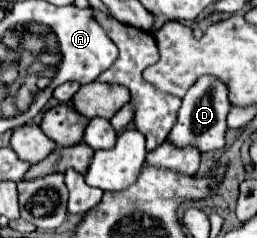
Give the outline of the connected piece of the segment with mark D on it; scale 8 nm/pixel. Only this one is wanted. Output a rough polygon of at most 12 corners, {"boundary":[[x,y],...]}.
{"boundary":[[199,78],[183,98],[167,142],[223,148],[227,86]]}

